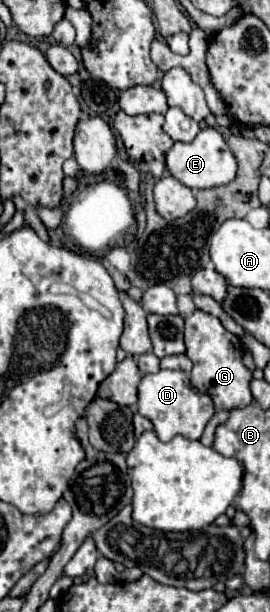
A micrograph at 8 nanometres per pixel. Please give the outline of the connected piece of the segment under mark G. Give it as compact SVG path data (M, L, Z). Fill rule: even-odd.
M195 310L189 318L185 318L185 346L187 346L185 354L193 362L191 384L197 390L211 394L215 402L215 410L243 408L253 400L249 390L251 370L243 364L241 340L235 334L227 332L219 322L219 318L203 310Z

